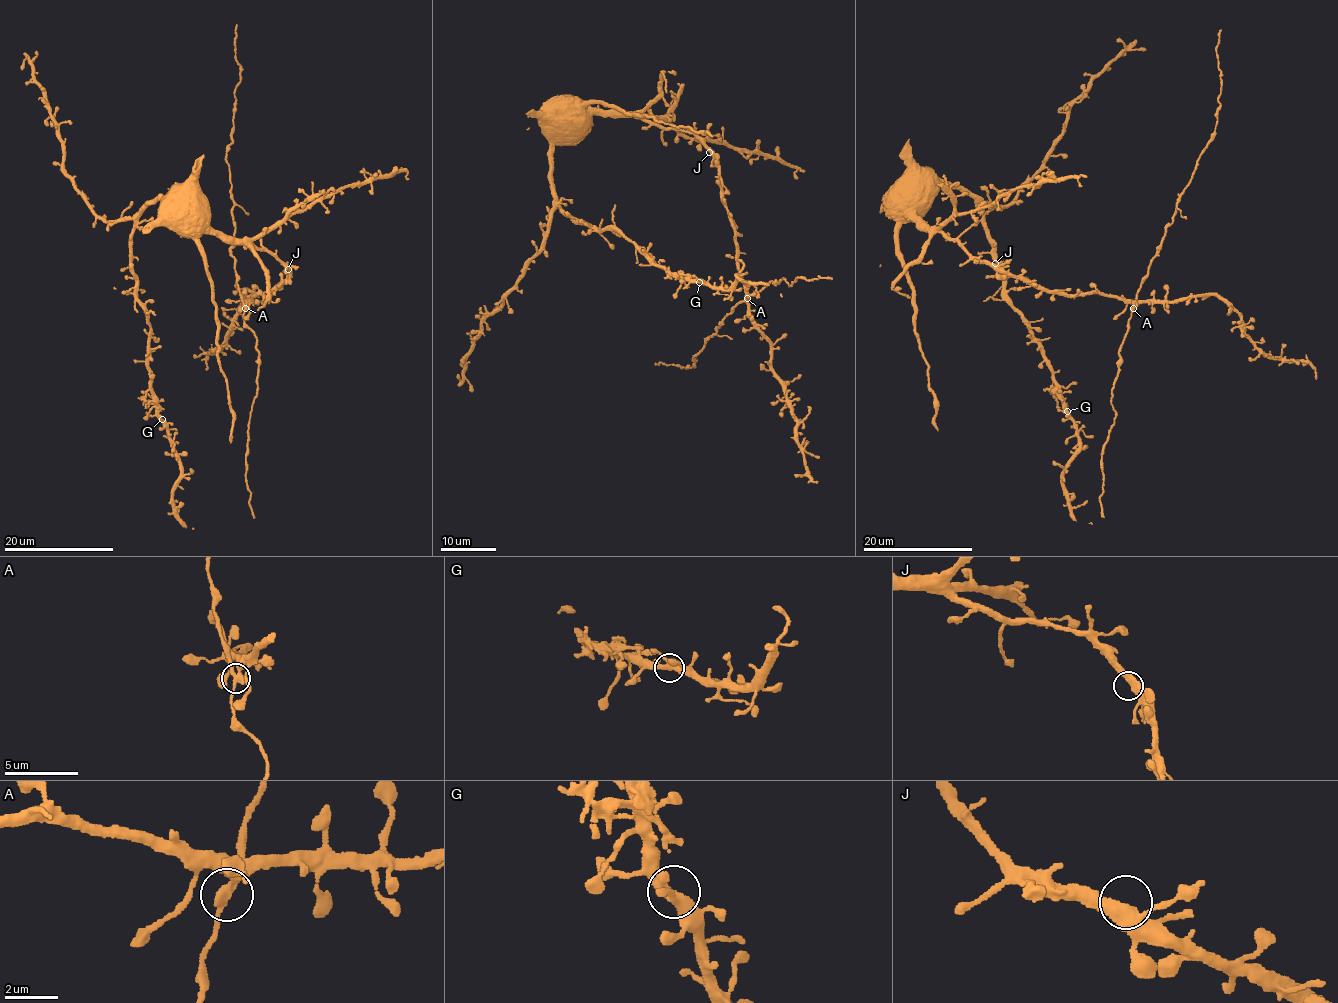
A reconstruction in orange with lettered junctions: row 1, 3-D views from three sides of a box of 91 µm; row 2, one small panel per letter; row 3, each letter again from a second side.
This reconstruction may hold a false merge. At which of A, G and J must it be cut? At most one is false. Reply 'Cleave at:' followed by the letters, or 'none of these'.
Cleave at: none of these

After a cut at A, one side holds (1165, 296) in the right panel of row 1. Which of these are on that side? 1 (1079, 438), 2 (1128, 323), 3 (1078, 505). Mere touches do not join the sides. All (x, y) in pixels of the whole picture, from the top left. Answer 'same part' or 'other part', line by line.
1: same part
2: other part
3: same part

